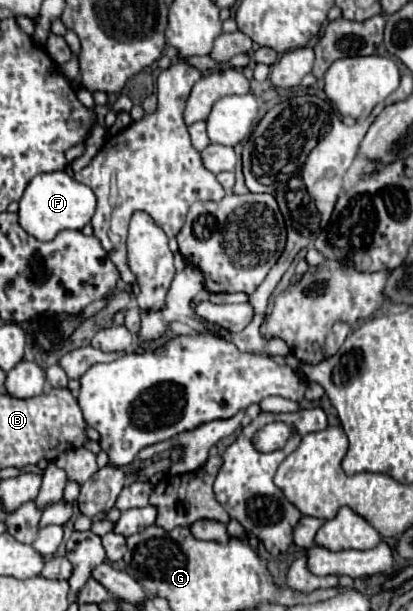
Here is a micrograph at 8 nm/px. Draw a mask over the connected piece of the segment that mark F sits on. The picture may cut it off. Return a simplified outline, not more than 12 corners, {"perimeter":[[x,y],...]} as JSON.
{"perimeter":[[66,172],[34,176],[20,224],[36,240],[82,230],[96,196]]}

